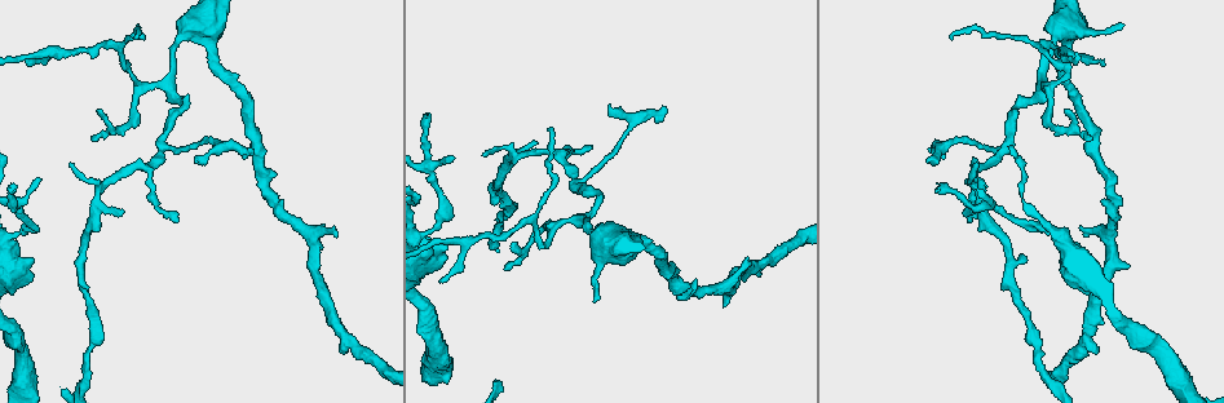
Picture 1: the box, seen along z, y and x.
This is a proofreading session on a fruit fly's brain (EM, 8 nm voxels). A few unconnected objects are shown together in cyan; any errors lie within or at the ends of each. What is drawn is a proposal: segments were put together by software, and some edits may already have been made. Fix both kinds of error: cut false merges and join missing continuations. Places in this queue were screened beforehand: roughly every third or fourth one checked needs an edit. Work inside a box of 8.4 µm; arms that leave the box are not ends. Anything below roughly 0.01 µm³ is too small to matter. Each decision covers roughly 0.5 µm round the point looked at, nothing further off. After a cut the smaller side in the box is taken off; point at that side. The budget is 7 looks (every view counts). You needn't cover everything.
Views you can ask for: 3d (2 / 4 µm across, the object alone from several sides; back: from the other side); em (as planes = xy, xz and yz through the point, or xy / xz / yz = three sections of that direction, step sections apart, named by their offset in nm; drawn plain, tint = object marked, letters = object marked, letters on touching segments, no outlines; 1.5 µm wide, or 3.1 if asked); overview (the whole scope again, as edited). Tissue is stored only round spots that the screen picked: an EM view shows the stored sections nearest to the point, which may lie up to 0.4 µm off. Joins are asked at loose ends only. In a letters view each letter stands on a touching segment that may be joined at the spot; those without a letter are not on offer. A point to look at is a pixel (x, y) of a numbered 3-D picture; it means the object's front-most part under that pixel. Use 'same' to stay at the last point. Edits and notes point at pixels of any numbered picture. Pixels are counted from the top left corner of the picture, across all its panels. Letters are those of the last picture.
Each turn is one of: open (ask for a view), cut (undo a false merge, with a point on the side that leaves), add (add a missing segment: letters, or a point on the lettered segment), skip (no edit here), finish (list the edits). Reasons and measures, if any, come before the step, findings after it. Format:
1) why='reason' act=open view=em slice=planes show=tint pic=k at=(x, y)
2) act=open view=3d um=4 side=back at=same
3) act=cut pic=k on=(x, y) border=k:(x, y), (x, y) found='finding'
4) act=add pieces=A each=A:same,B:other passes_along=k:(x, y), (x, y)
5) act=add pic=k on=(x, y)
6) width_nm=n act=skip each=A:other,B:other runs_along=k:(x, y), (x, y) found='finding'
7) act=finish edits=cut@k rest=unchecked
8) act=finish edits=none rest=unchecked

why='branch stops here' act=open view=em slice=planes show=letters pic=1 at=(26, 60)

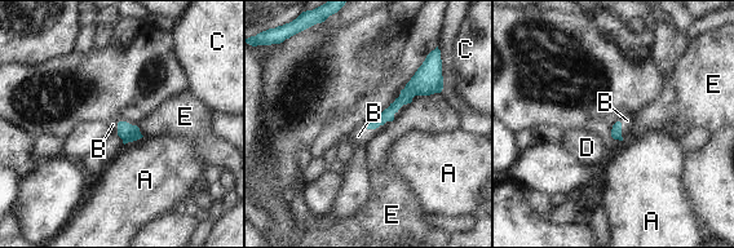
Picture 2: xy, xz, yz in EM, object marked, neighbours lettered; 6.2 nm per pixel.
act=add pic=2 on=(113, 124) each=A:other,B:same,C:other,D:other,E:other passes_along=2:(127, 132), (122, 122), (113, 124) found='the neuron continues'

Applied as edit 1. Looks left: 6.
why='an open end' act=open view=em slice=yz step=4 show=letters pic=1 at=(453, 156)

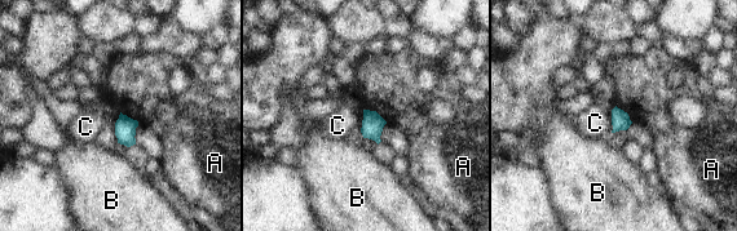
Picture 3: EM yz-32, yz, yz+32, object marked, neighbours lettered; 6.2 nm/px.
why='another direction' act=open view=em slice=planes show=letters at=same

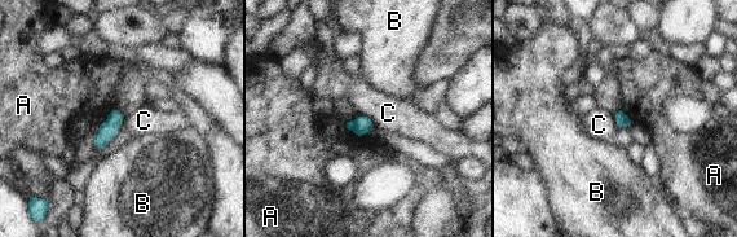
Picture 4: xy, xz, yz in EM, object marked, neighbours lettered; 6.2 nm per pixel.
act=skip each=A:other,B:other,C:other found='no lettered segment goes on from it'

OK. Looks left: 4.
act=open view=overview

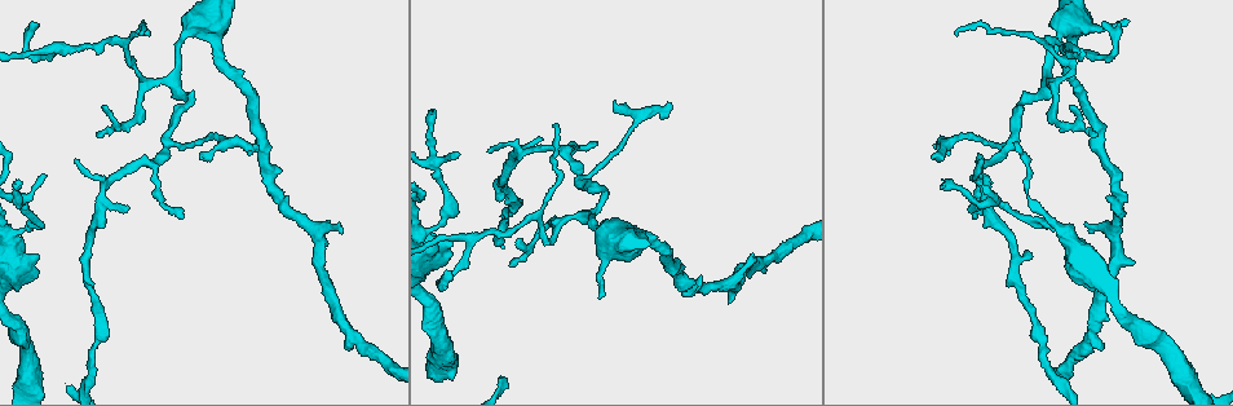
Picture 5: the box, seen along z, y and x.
why='thin end' act=open view=em slice=planes show=letters pic=5 at=(128, 208)

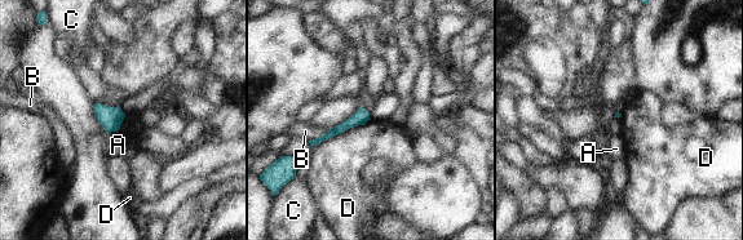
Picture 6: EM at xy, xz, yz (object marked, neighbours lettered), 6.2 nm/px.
longest_contact=D:420nm act=skip each=A:other,B:other,C:other,D:other border=6:(370, 119), (318, 142), (312, 149) found='no lettered segment goes on from it'

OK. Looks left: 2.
act=finish edits=add@2 rest=unchecked

